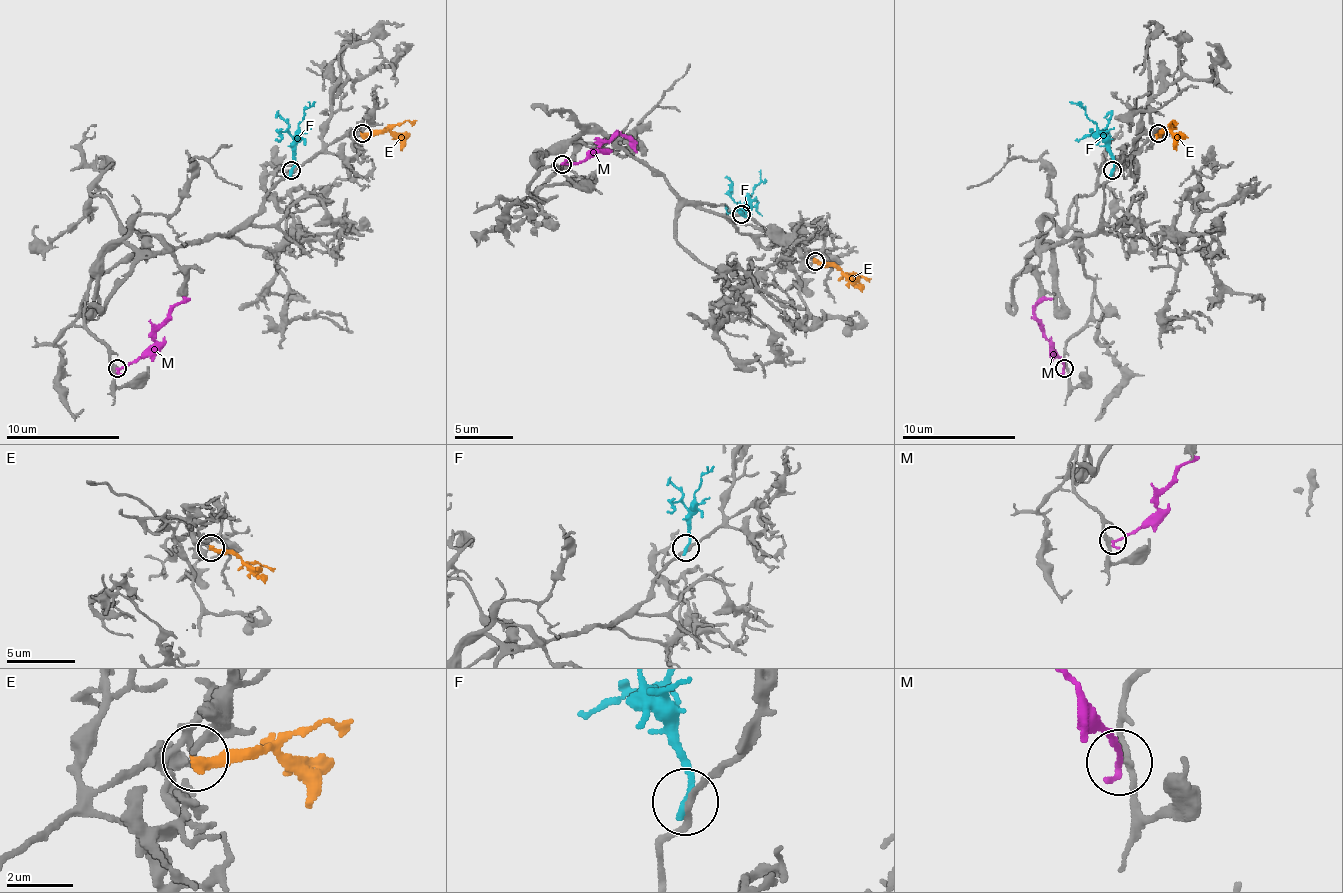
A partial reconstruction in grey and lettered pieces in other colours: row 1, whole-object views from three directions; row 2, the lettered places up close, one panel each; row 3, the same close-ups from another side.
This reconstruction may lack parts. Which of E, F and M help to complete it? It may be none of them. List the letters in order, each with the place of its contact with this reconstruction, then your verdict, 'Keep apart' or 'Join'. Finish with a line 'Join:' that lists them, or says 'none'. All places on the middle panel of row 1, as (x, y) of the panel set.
E: Touches grey at (815, 261). Join
F: Touches grey at (741, 214). Keep apart
M: Touches grey at (562, 164). Keep apart
Join: E

